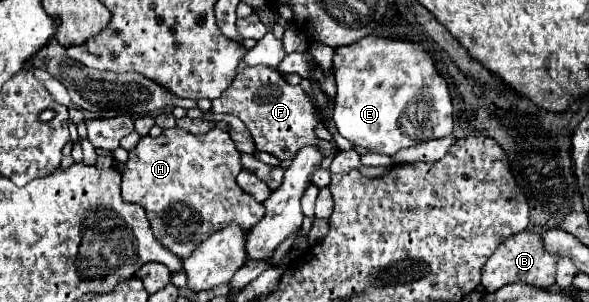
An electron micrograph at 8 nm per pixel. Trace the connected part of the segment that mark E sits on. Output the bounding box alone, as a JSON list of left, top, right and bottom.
[333,34,453,156]

